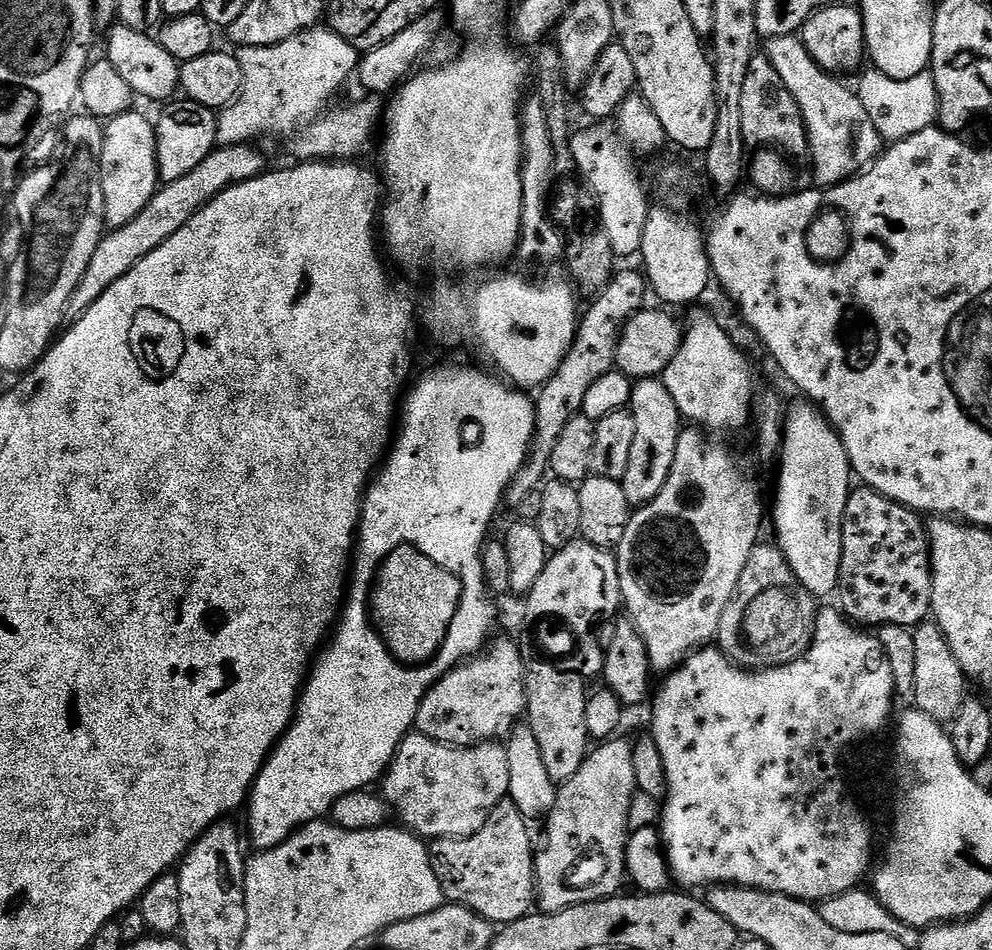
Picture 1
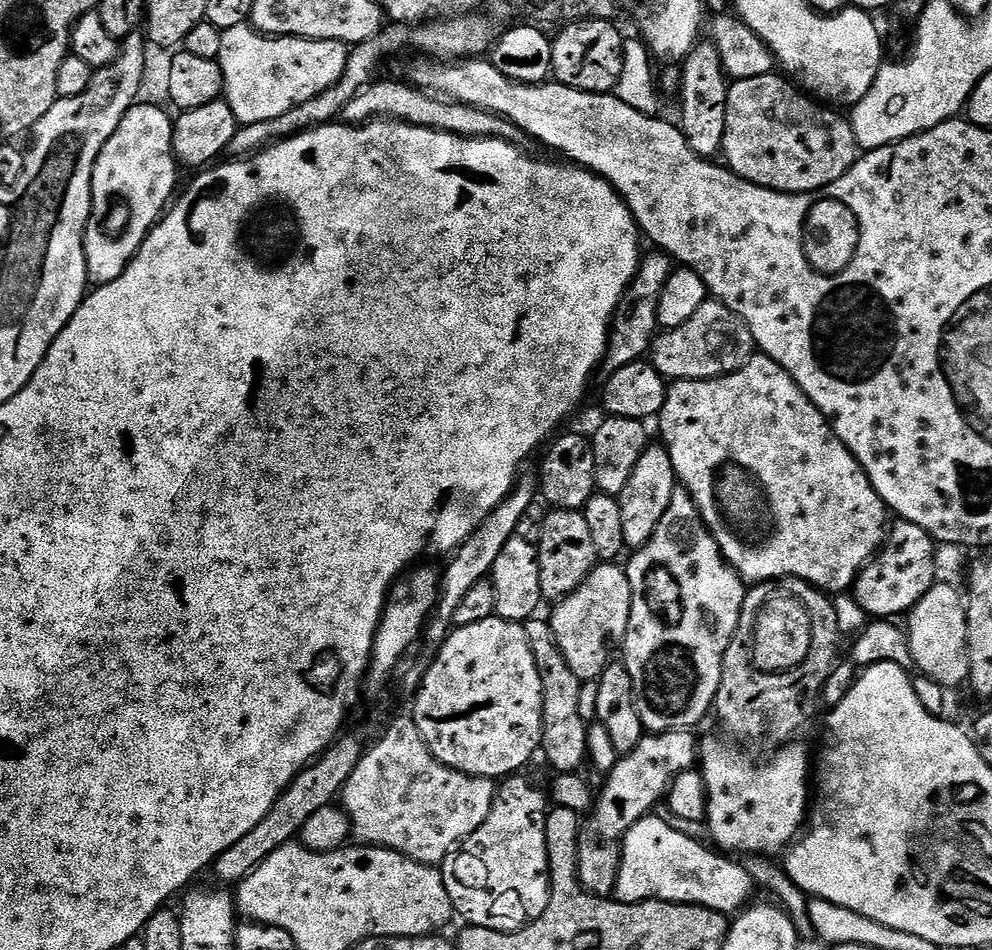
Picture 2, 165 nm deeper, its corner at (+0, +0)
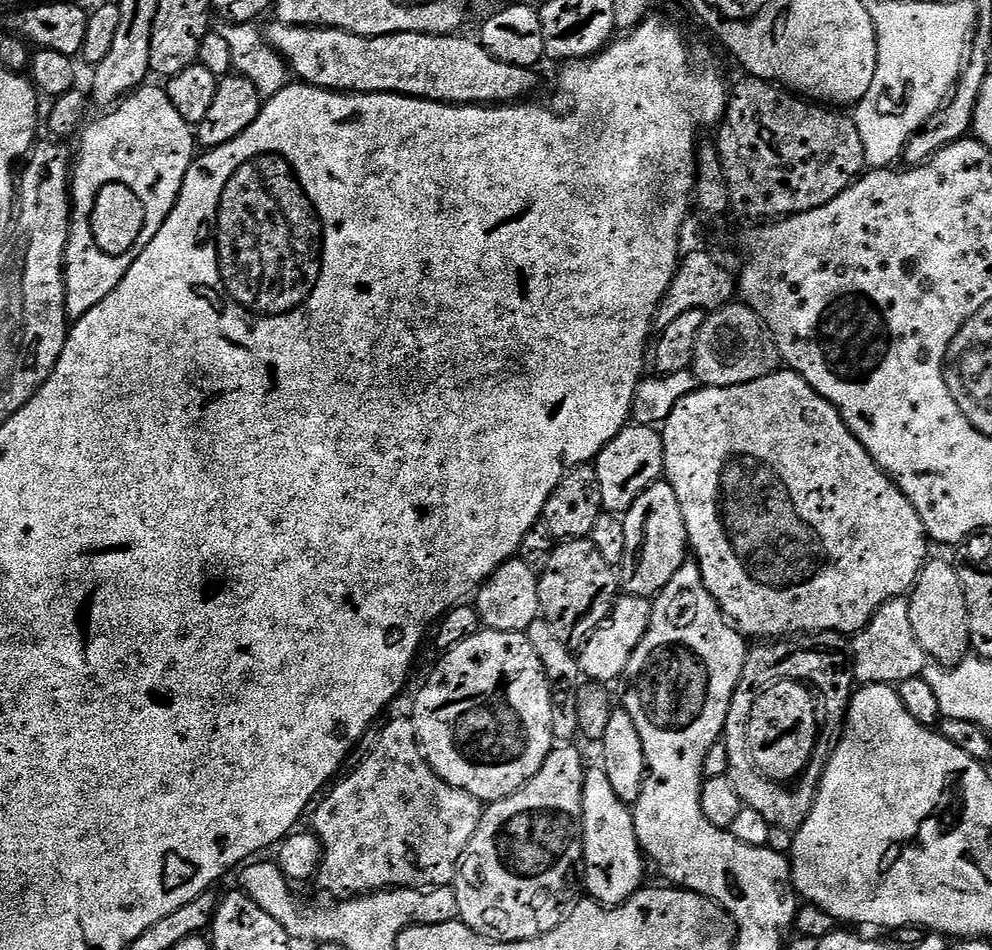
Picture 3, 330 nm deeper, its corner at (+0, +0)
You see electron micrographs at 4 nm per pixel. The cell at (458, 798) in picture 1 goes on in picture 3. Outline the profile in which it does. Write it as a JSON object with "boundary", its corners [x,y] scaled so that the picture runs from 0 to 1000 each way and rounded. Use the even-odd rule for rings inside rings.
{"boundary":[[[410,753],[382,767],[379,783],[370,788],[369,795],[371,797],[348,821],[340,820],[334,826],[330,837],[318,847],[319,856],[318,851],[314,856],[314,875],[325,886],[327,896],[318,929],[335,945],[366,943],[389,935],[434,937],[453,934],[459,927],[468,892],[478,882],[478,874],[482,874],[485,843],[442,819],[423,788],[419,765]]]}

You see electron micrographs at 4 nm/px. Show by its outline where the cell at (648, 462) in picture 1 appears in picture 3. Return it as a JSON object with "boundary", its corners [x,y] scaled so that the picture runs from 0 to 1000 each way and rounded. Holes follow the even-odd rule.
{"boundary":[[[668,503],[662,505],[651,516],[647,516],[647,520],[643,520],[643,526],[639,528],[639,533],[635,533],[633,539],[628,540],[627,546],[631,558],[631,583],[623,596],[623,605],[628,622],[635,627],[660,629],[674,615],[675,608],[683,604],[683,600],[696,585],[692,545],[688,545],[688,533],[683,533],[679,512],[675,512]]]}

